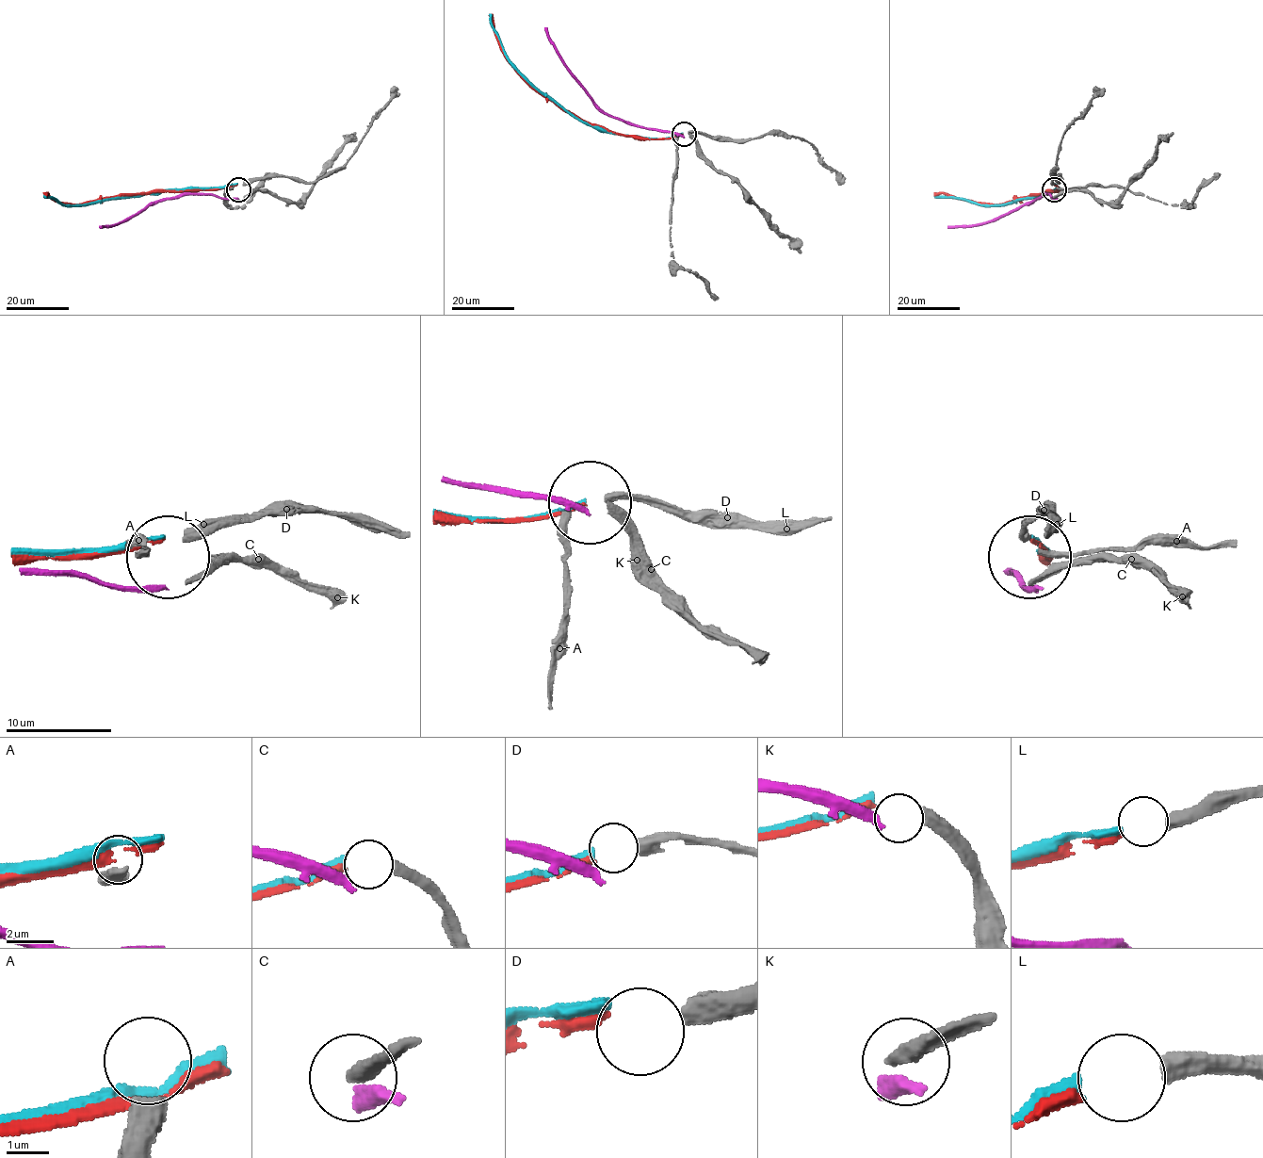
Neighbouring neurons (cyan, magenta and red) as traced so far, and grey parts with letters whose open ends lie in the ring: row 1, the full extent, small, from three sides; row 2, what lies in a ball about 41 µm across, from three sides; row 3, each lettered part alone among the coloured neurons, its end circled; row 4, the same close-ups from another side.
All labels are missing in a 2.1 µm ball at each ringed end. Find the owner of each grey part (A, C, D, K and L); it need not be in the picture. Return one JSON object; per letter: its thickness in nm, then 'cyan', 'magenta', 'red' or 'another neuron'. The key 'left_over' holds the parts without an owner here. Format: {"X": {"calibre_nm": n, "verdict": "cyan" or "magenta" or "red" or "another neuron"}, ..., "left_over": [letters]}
{"A": {"calibre_nm": 480, "verdict": "another neuron"}, "C": {"calibre_nm": 380, "verdict": "another neuron"}, "D": {"calibre_nm": 380, "verdict": "red"}, "K": {"calibre_nm": 400, "verdict": "another neuron"}, "L": {"calibre_nm": 550, "verdict": "cyan"}, "left_over": ["A", "C", "K"]}

